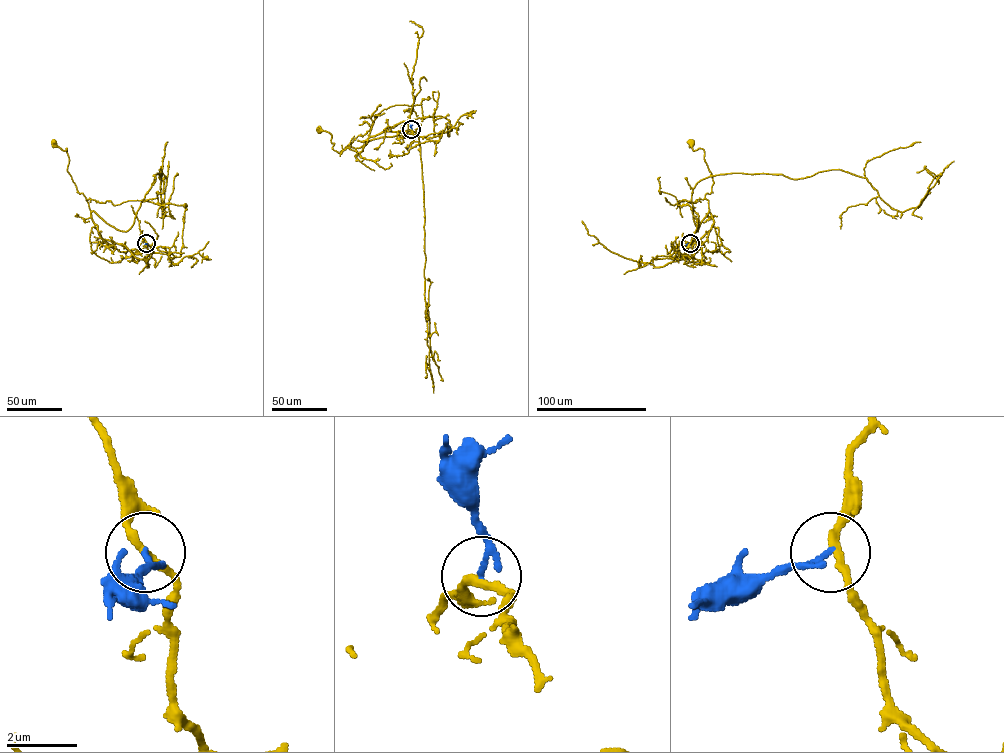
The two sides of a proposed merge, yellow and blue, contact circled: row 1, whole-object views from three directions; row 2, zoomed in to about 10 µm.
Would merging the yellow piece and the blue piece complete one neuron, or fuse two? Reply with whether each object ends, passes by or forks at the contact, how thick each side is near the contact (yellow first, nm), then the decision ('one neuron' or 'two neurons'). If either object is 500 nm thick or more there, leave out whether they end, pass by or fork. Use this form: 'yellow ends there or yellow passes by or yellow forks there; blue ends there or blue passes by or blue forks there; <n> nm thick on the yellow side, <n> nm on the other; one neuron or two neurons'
yellow passes by; blue passes by; 220 nm thick on the yellow side, 100 nm on the other; two neurons

